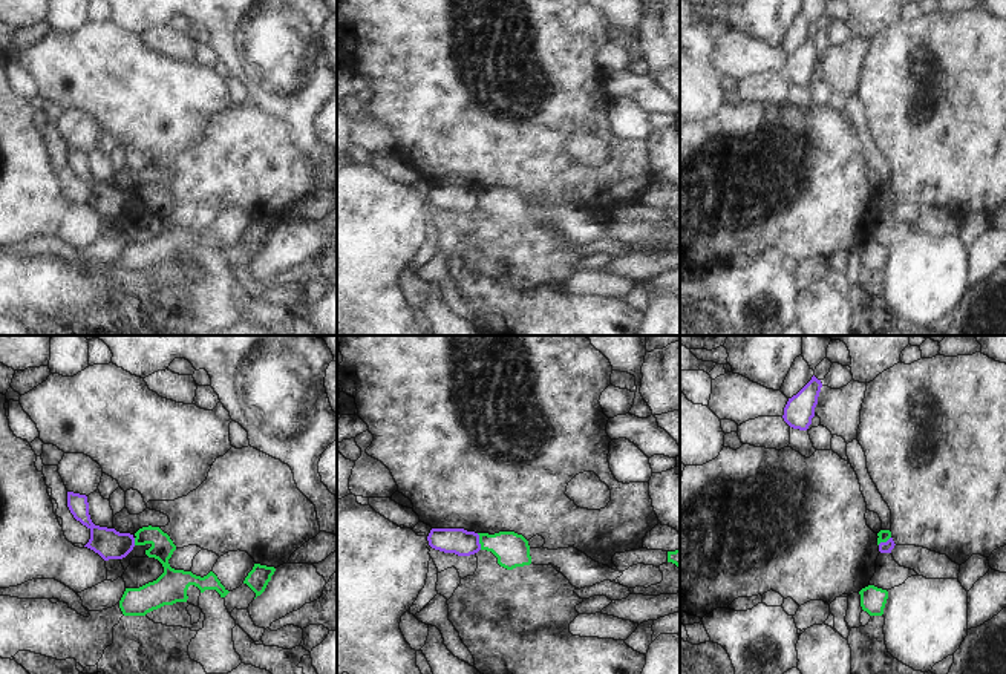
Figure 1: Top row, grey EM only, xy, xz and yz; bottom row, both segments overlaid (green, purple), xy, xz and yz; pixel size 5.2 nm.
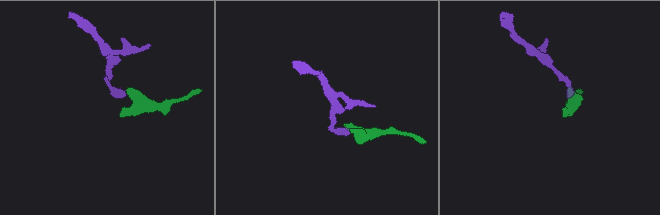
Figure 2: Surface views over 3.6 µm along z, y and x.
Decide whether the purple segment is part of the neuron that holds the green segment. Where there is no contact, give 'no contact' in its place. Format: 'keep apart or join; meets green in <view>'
keep apart; meets green in xz

